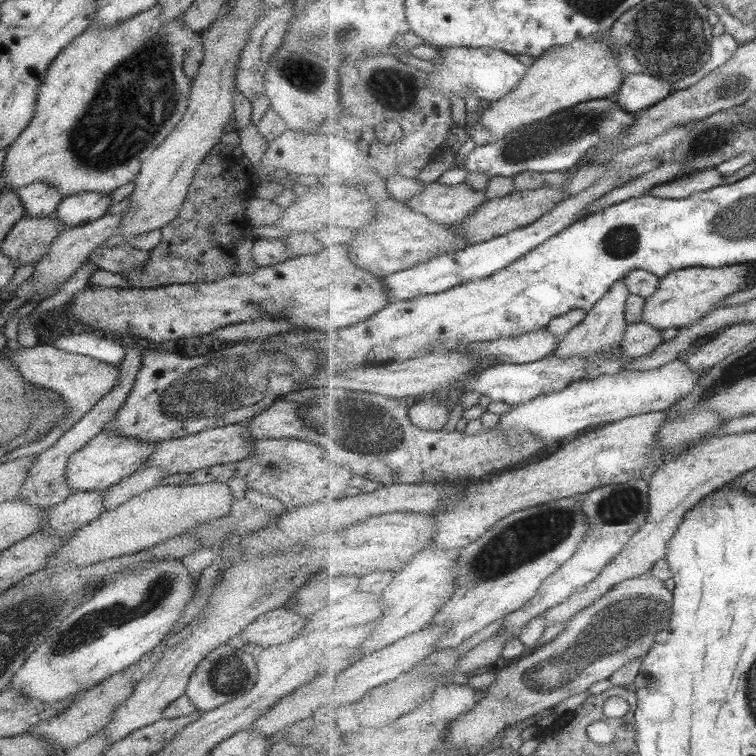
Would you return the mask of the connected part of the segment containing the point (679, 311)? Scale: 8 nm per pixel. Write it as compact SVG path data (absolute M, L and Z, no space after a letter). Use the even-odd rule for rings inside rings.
M738 265L723 268L693 267L672 272L661 281L659 292L647 300L642 323L653 325L662 331L684 329L705 320L710 312L718 310L718 303L729 296L748 290L748 268Z

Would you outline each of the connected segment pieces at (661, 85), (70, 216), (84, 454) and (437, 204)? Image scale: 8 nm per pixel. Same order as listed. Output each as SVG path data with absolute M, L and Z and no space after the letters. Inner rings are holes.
M628 74L622 90L612 98L620 102L628 112L637 113L656 106L672 95L675 92L672 83L662 82L651 74Z
M80 192L62 198L56 212L66 227L78 226L102 218L114 202L111 193Z
M114 430L100 432L90 439L84 447L69 456L66 471L64 471L66 484L74 490L74 493L107 490L144 466L146 459L156 449L156 443L158 442L150 444L150 442L144 442L144 440L124 438Z
M434 181L407 203L412 210L424 212L438 224L457 225L488 202L486 193L488 190L474 190L474 186L465 182L445 185Z

